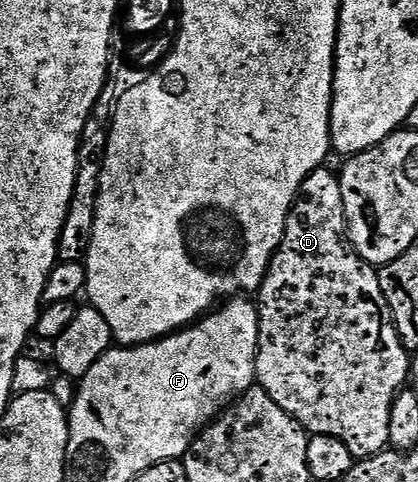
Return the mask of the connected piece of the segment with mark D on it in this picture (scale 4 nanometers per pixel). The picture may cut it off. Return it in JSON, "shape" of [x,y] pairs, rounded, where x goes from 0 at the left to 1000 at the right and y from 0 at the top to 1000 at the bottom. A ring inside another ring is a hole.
{"shape":[[[782,346],[749,353],[715,384],[715,400],[699,417],[696,432],[687,438],[687,454],[677,463],[677,488],[656,510],[639,566],[629,573],[629,589],[615,602],[620,718],[610,737],[610,786],[617,805],[632,807],[653,828],[653,836],[663,836],[663,844],[672,844],[706,876],[722,882],[737,900],[804,907],[842,940],[842,950],[866,952],[916,938],[931,923],[931,861],[945,832],[945,822],[935,817],[935,799],[945,799],[945,766],[935,766],[935,749],[926,749],[916,732],[897,732],[897,707],[945,707],[952,695],[931,637],[921,629],[921,612],[911,604],[900,552],[861,537],[856,525],[825,498],[823,475],[821,415],[809,365],[799,357],[789,359]]]}

